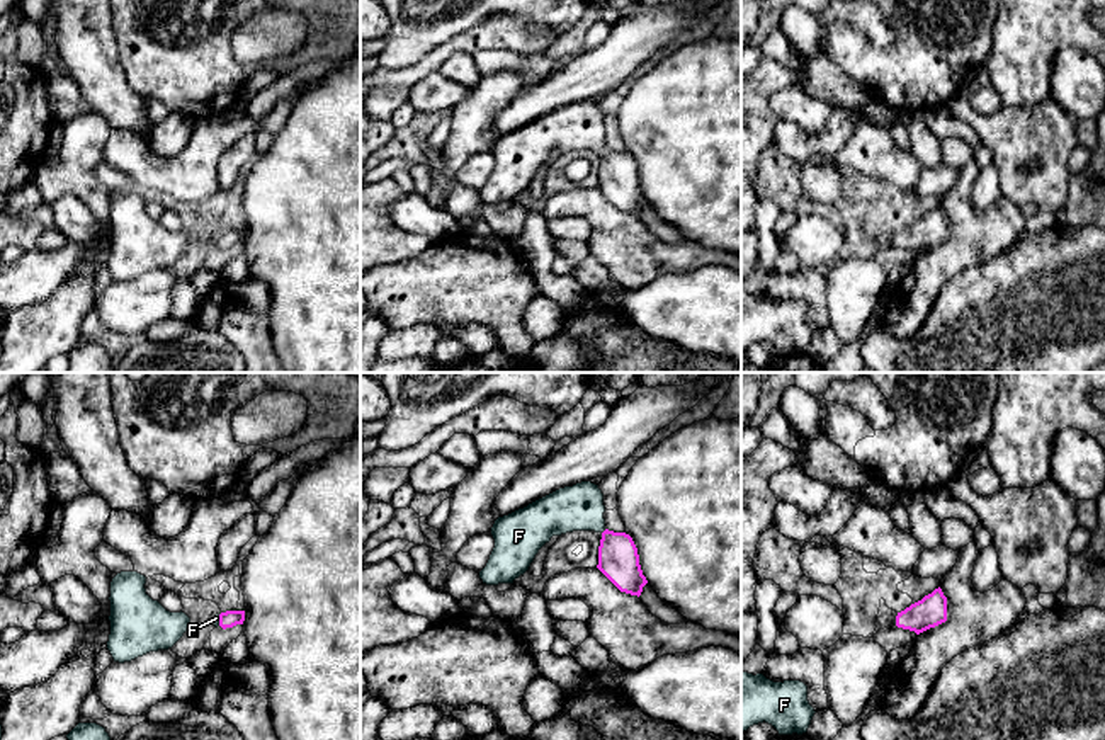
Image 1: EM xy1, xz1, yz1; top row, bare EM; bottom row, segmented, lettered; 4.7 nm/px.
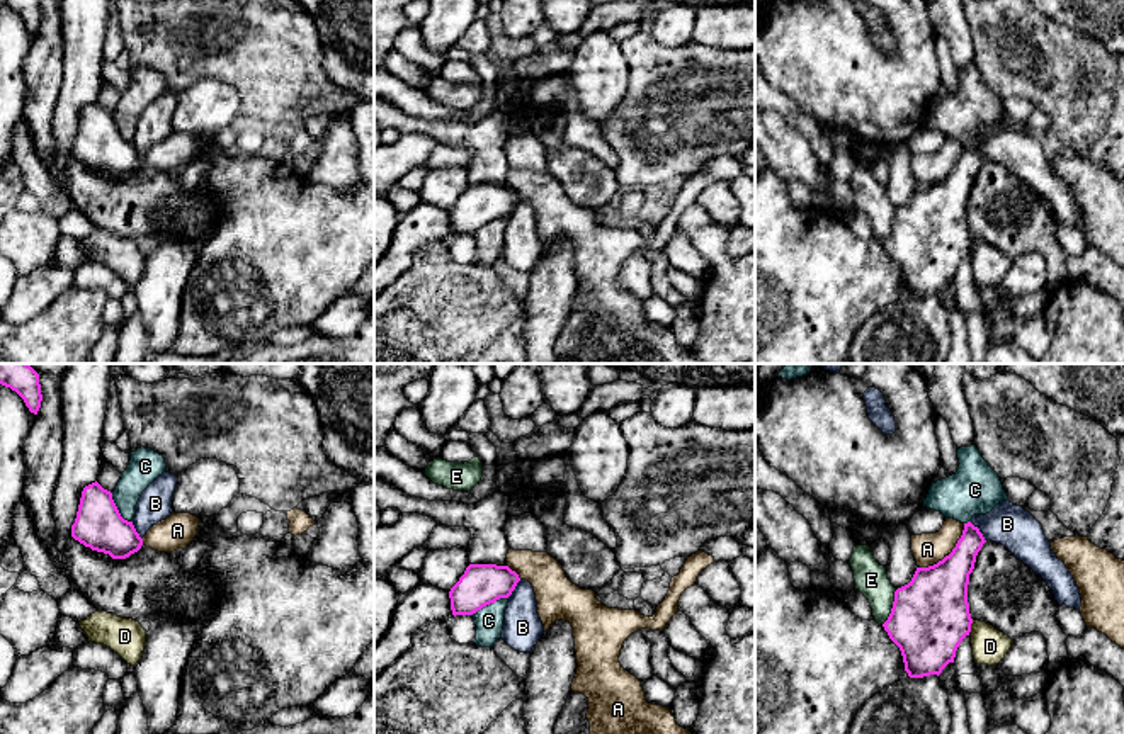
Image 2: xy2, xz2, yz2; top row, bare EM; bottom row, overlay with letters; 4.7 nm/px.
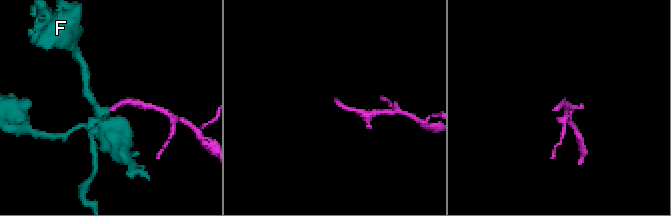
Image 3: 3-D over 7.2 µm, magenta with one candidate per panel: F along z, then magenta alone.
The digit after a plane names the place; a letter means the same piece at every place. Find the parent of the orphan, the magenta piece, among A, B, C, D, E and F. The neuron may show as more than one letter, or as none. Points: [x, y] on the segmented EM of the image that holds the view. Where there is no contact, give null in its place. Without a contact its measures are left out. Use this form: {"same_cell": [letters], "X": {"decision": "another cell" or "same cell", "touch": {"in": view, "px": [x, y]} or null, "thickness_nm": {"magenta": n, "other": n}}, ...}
{"same_cell": ["F"], "A": {"decision": "another cell", "touch": {"in": "yz2", "px": [951, 553]}, "thickness_nm": {"magenta": 300, "other": 150}}, "B": {"decision": "another cell", "touch": {"in": "yz2", "px": [978, 530]}, "thickness_nm": {"magenta": 170, "other": 200}}, "C": {"decision": "another cell", "touch": {"in": "xy2", "px": [116, 508]}, "thickness_nm": {"magenta": 220, "other": 160}}, "D": {"decision": "another cell", "touch": {"in": "yz2", "px": [970, 627]}, "thickness_nm": {"magenta": 360, "other": 160}}, "E": {"decision": "another cell", "touch": {"in": "yz2", "px": [893, 607]}, "thickness_nm": {"magenta": 360, "other": 160}}, "F": {"decision": "same cell", "touch": {"in": "xz1", "px": [604, 531]}, "thickness_nm": {"magenta": 190, "other": 220}}}

